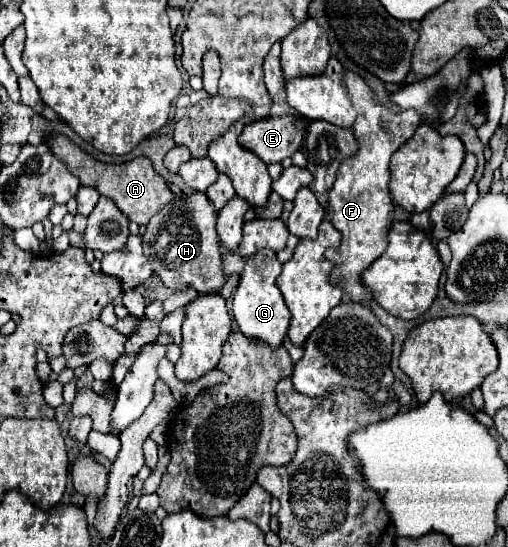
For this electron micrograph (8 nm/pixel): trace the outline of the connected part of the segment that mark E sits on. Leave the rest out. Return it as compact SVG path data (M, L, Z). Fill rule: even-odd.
M277 116L261 118L247 124L241 132L241 146L255 152L265 164L281 162L301 148L307 132L307 120L301 116Z

